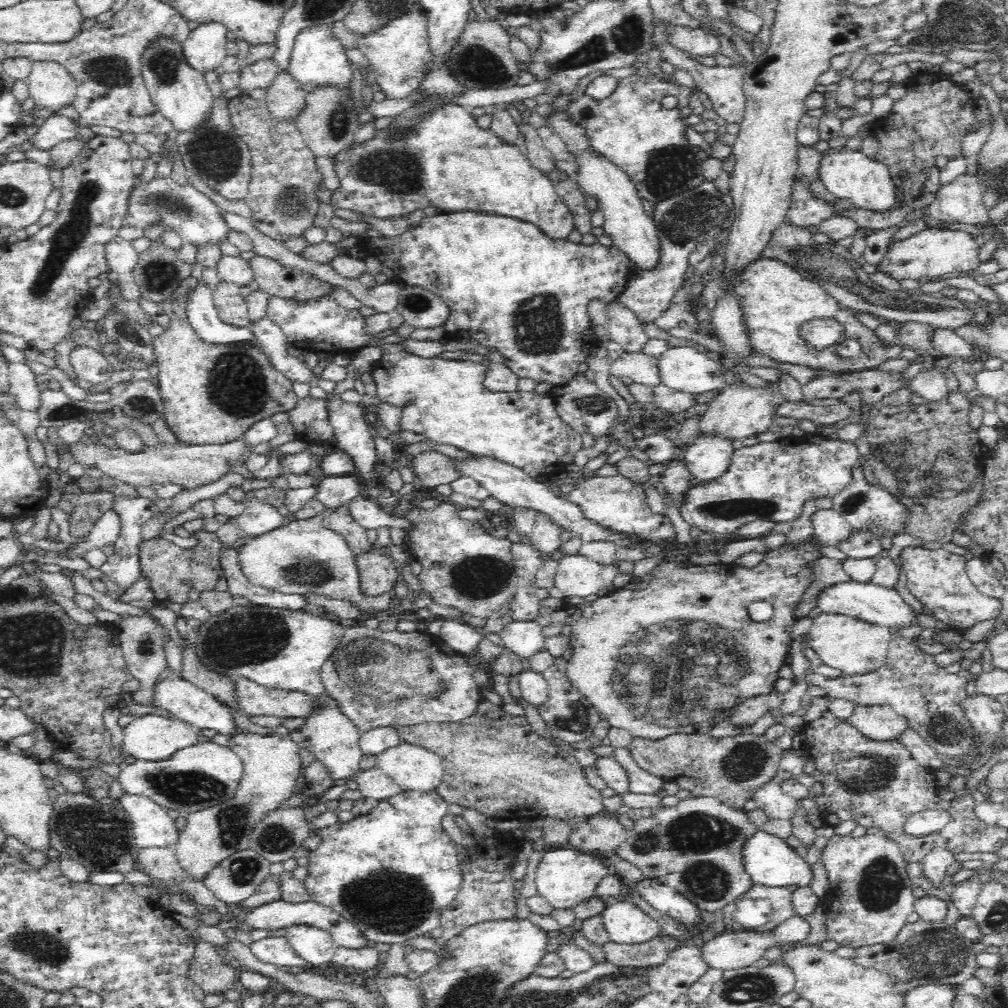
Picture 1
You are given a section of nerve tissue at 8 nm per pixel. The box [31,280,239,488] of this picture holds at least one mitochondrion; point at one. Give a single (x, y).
(64, 412)

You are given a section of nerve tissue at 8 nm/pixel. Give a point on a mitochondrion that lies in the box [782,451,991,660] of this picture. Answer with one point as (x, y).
(857, 501)

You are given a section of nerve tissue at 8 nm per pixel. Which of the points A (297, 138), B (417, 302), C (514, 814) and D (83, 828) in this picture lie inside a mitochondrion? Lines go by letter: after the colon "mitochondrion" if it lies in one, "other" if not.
A: other
B: mitochondrion
C: other
D: mitochondrion

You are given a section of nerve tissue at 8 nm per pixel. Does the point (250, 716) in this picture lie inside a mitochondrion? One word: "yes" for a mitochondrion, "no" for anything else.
no

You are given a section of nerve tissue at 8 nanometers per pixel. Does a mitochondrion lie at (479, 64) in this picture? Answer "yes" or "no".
yes

